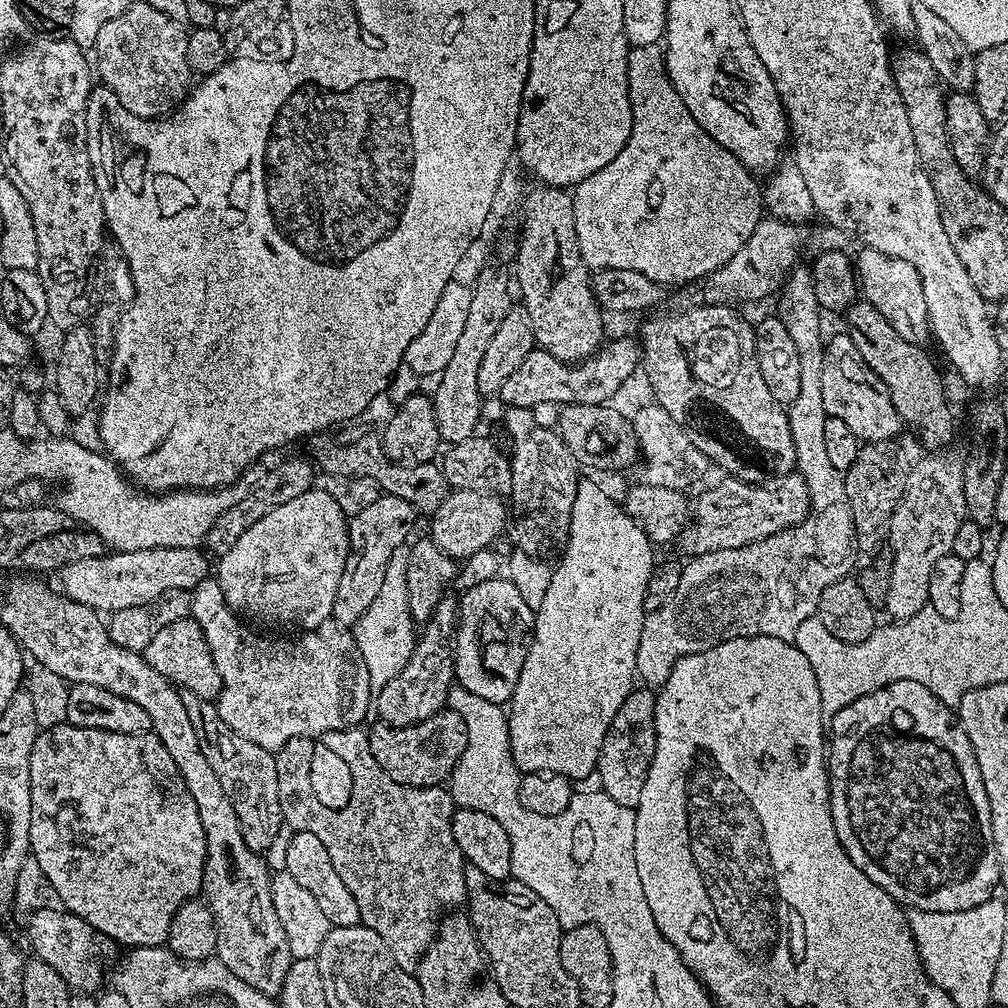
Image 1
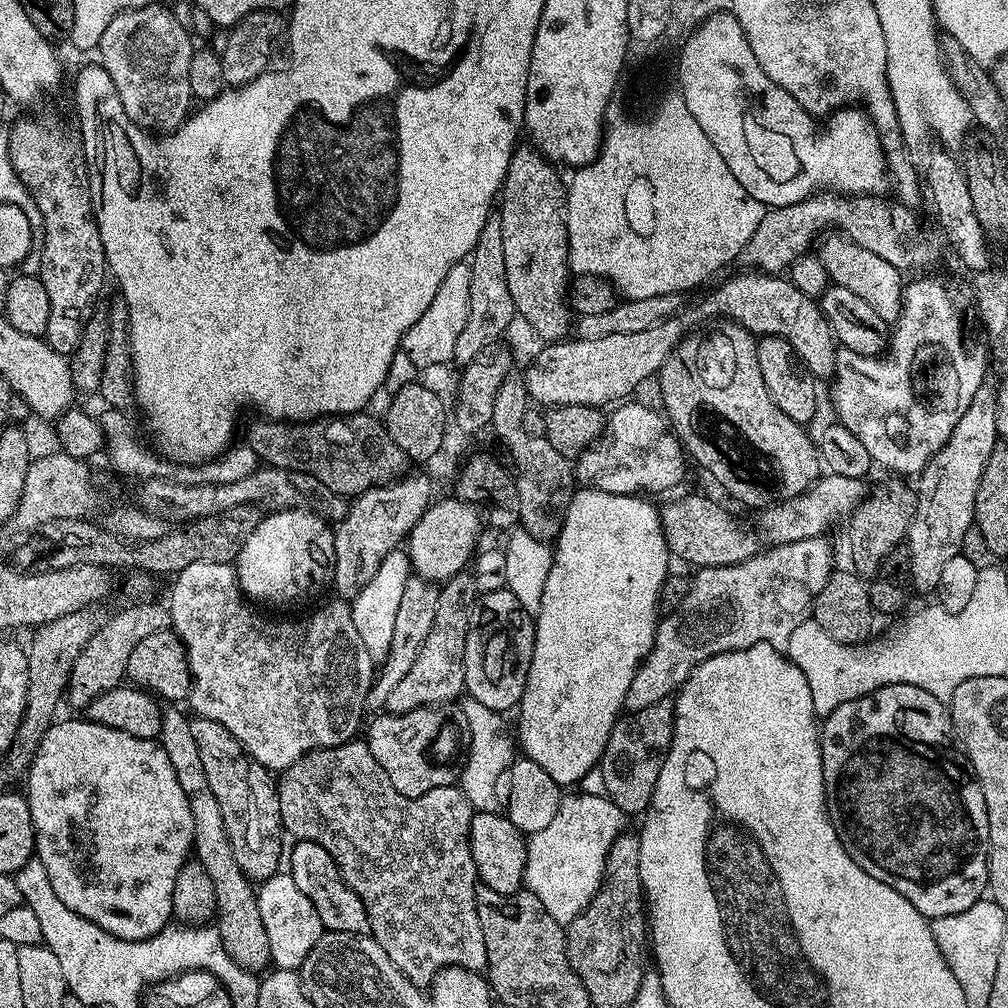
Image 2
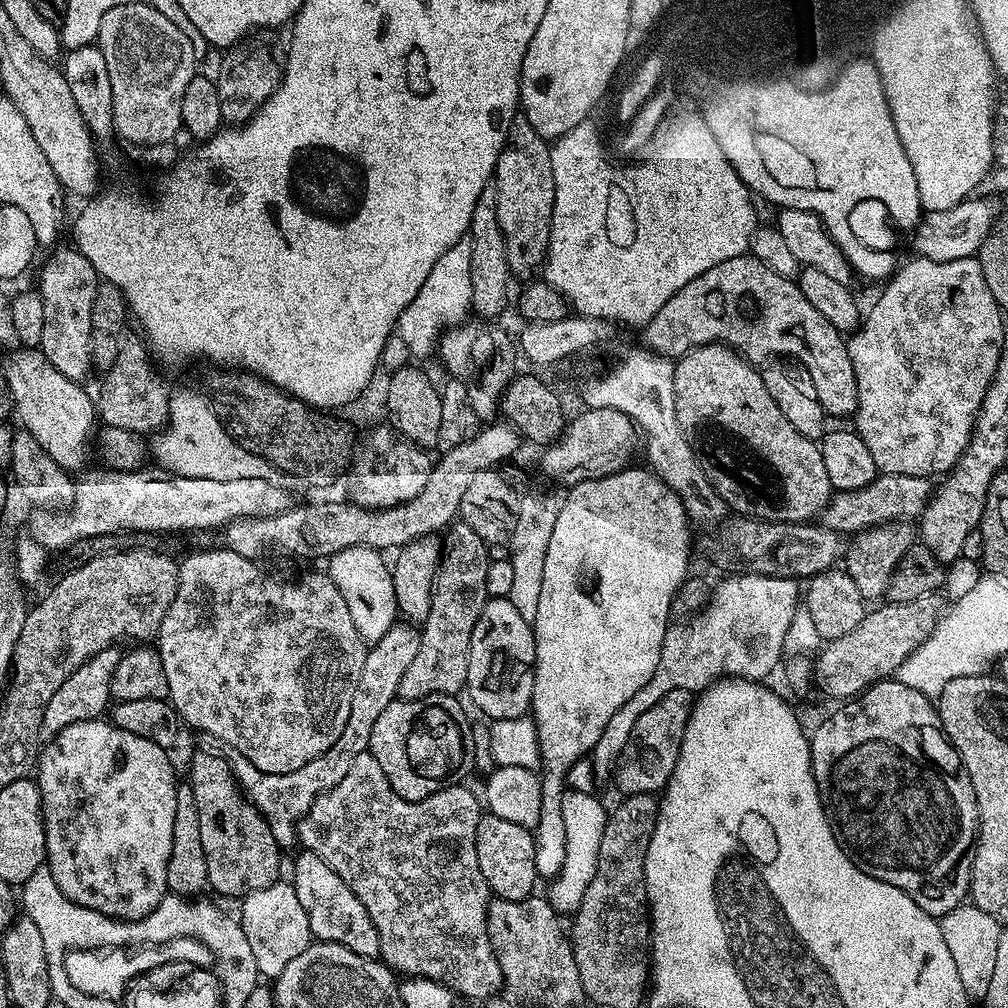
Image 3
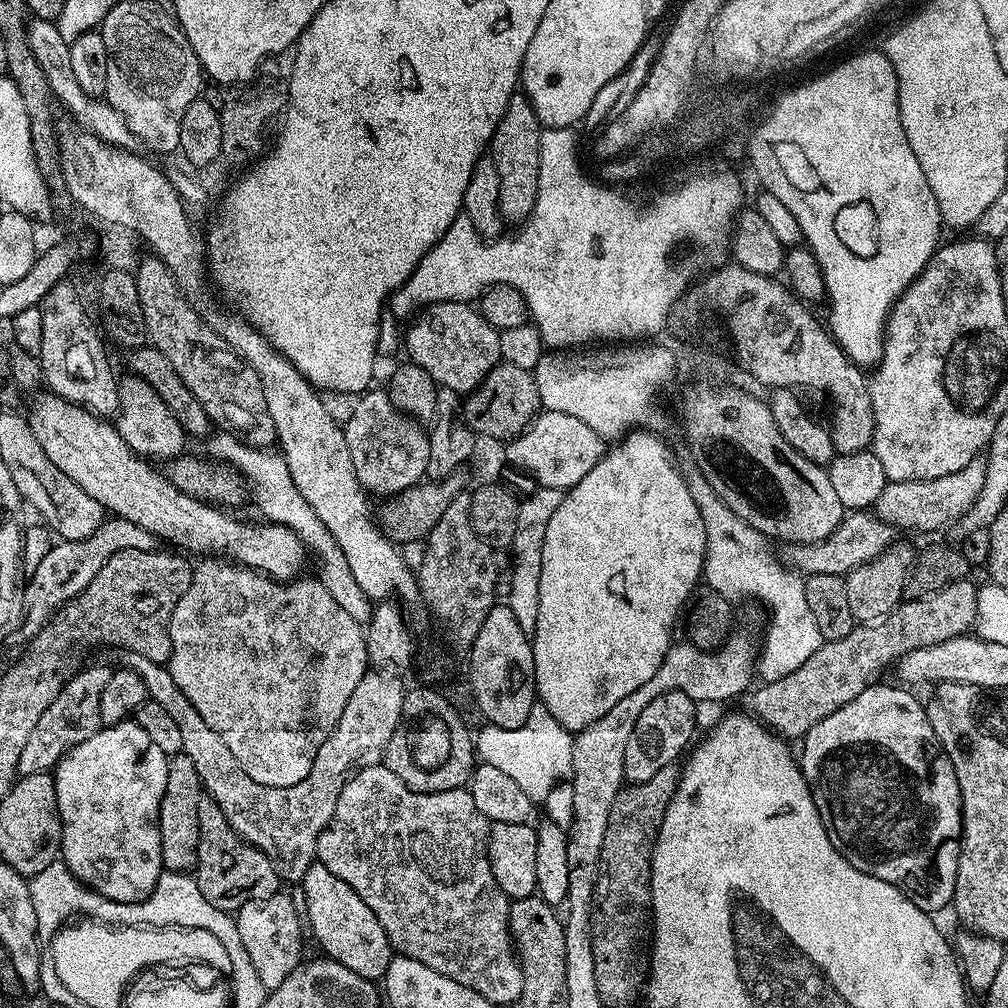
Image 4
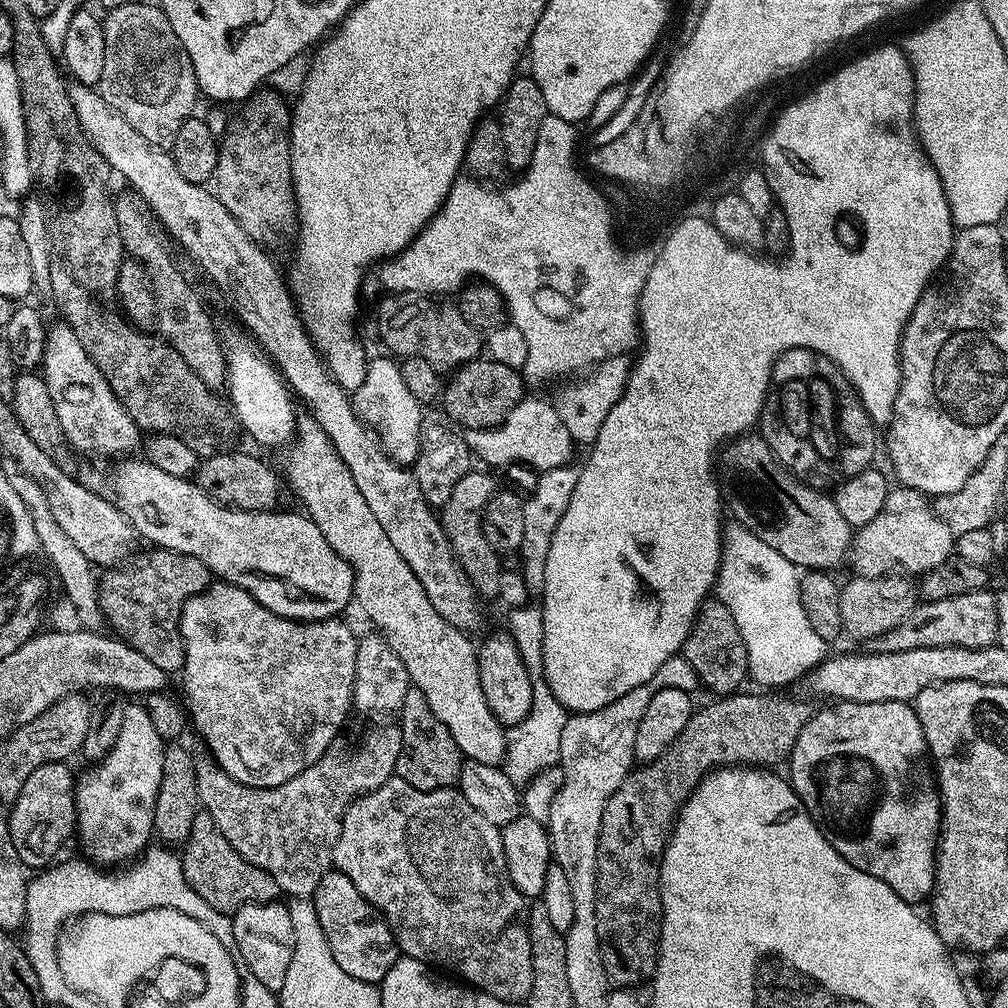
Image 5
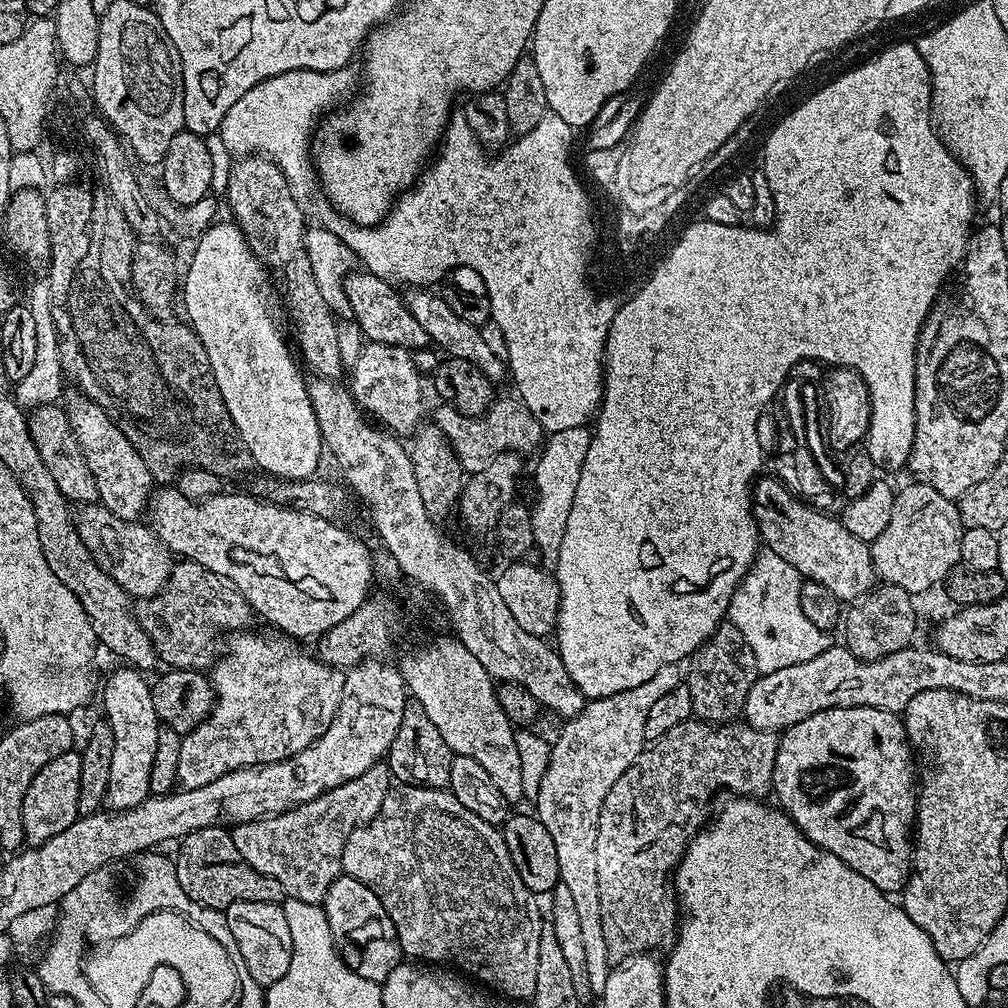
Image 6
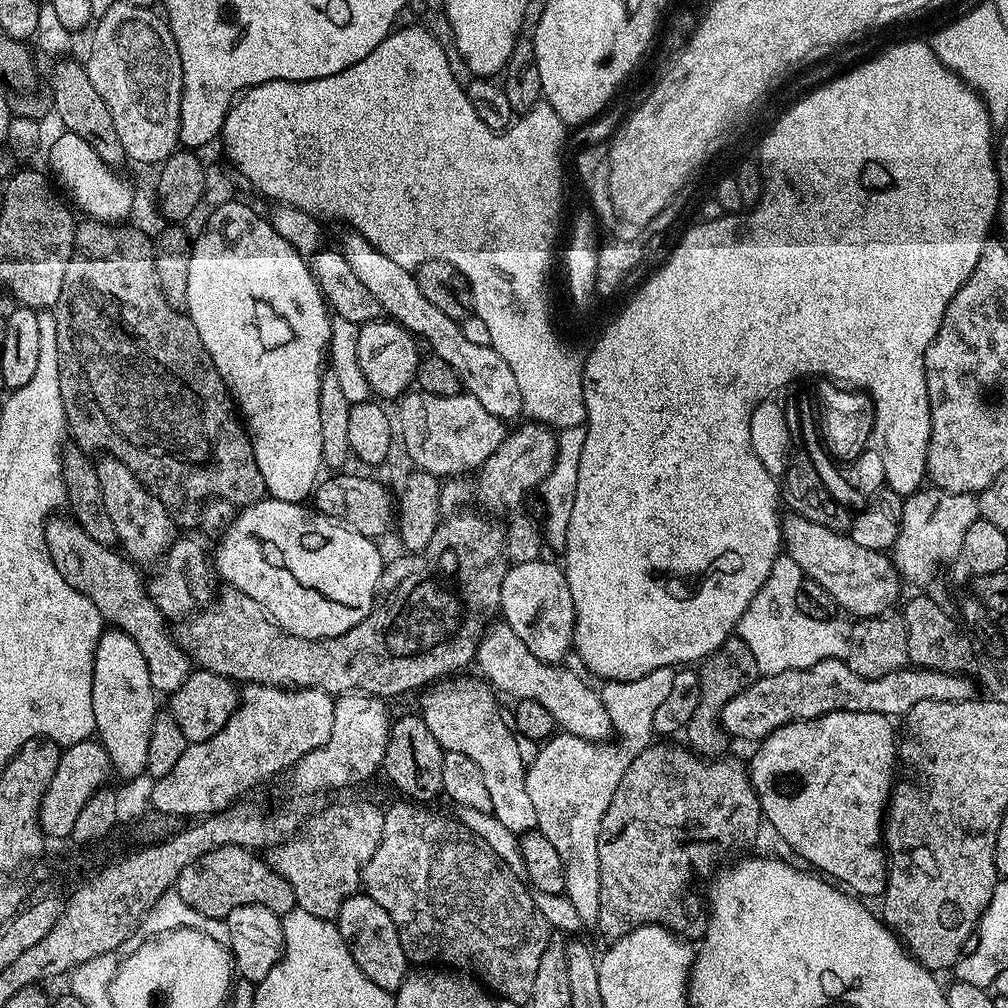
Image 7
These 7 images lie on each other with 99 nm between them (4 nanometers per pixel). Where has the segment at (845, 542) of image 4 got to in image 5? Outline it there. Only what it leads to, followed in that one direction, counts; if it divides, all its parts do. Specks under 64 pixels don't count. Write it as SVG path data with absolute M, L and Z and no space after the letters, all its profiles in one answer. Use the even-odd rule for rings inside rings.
M896 486L886 498L878 518L855 529L850 549L852 572L866 578L878 578L903 570L905 573L923 574L946 562L954 552L954 537L950 526L938 518L933 501L923 492Z

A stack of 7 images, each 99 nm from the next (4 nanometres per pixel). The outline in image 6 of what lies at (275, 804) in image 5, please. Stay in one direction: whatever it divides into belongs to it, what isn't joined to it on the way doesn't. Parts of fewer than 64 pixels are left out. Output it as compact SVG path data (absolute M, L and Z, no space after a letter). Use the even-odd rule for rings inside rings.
M379 762L370 766L364 774L346 782L344 785L334 786L326 790L320 797L314 798L296 808L286 809L276 815L267 815L259 820L248 823L237 823L231 829L234 846L238 846L238 854L254 866L262 874L274 878L284 888L285 897L298 902L310 902L323 905L326 890L342 875L340 863L342 850L346 846L346 838L361 824L368 824L382 810L382 802L386 798L390 787L390 773L387 763Z

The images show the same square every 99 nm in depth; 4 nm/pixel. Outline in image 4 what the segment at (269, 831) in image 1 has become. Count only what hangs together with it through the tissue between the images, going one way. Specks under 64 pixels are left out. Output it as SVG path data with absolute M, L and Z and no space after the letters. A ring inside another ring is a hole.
M206 794L199 803L198 819L198 858L194 879L210 906L218 906L218 910L235 914L242 906L246 906L246 902L270 898L281 891L282 881L270 858L266 858L266 854L262 854L262 850L258 850L253 844L243 840L228 825L222 810L218 810L218 806Z

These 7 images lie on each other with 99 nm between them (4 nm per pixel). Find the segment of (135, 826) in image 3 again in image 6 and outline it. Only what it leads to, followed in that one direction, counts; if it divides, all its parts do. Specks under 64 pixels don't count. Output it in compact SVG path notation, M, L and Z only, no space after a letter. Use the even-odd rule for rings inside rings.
M120 666L104 684L104 712L106 723L114 730L114 762L110 765L110 786L107 807L123 810L138 806L150 795L150 772L153 769L154 752L162 729L154 710L151 683L131 666Z

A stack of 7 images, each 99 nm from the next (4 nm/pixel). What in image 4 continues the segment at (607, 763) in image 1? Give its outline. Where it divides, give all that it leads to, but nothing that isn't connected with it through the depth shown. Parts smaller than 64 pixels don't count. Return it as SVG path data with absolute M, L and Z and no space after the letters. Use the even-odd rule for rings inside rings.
M667 692L658 694L658 698L638 714L638 722L634 722L630 743L626 746L624 779L628 784L649 781L658 770L676 764L679 756L689 751L692 735L696 732L696 708L697 701L691 700L687 692Z

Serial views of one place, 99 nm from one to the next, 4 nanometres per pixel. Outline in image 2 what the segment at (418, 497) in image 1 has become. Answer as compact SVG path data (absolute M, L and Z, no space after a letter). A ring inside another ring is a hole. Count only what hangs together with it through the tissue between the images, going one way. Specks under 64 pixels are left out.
M353 412L342 416L299 422L256 418L256 421L248 428L246 444L254 450L254 454L265 465L273 468L287 468L290 471L304 471L318 478L318 481L322 482L322 485L326 486L330 492L335 492L343 498L355 498L366 490L401 479L410 467L407 454L396 445L394 438L390 438L387 427L381 421L379 424L374 417L368 415L364 412Z

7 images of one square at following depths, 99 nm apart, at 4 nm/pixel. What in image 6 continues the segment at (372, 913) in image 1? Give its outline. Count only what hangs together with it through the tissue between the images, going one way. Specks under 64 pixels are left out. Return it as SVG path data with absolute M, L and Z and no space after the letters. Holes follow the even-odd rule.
M403 782L389 787L379 814L346 838L340 866L343 875L370 886L378 894L386 914L390 914L390 922L394 922L405 957L459 970L513 1002L531 1001L538 982L538 938L542 938L545 923L540 917L539 899L518 878L503 831L466 810L452 792Z

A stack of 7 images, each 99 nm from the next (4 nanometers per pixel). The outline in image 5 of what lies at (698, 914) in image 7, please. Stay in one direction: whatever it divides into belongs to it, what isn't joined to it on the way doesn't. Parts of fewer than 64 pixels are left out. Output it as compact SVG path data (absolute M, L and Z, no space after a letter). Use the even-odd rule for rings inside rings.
M733 694L723 698L713 699L713 704L708 704L704 709L693 711L692 721L678 734L678 738L658 758L641 763L633 767L628 777L614 790L614 794L606 802L602 810L602 822L600 823L600 841L598 842L598 854L596 855L596 917L598 918L598 938L600 939L600 957L604 963L604 969L608 975L609 985L621 988L628 984L628 980L640 980L640 976L648 976L652 972L652 955L660 950L660 923L664 921L662 914L662 902L660 901L660 863L664 857L664 847L668 844L668 838L672 835L672 826L680 814L680 808L690 798L693 790L700 785L700 781L710 772L725 766L776 766L783 765L792 755L794 742L798 742L798 734L806 726L806 722L814 714L814 708L803 704L800 700L791 700L784 694L760 694L764 696L744 696L745 694Z

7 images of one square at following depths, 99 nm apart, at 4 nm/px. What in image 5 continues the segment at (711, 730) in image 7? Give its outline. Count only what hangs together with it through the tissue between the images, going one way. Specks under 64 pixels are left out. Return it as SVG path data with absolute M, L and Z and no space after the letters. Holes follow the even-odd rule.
M709 598L698 610L696 620L692 623L690 634L682 649L686 662L696 671L699 683L717 697L723 698L741 691L740 683L749 679L748 659L746 658L746 642L742 642L742 634L738 634L738 622L734 622L734 614L726 610L722 601Z

